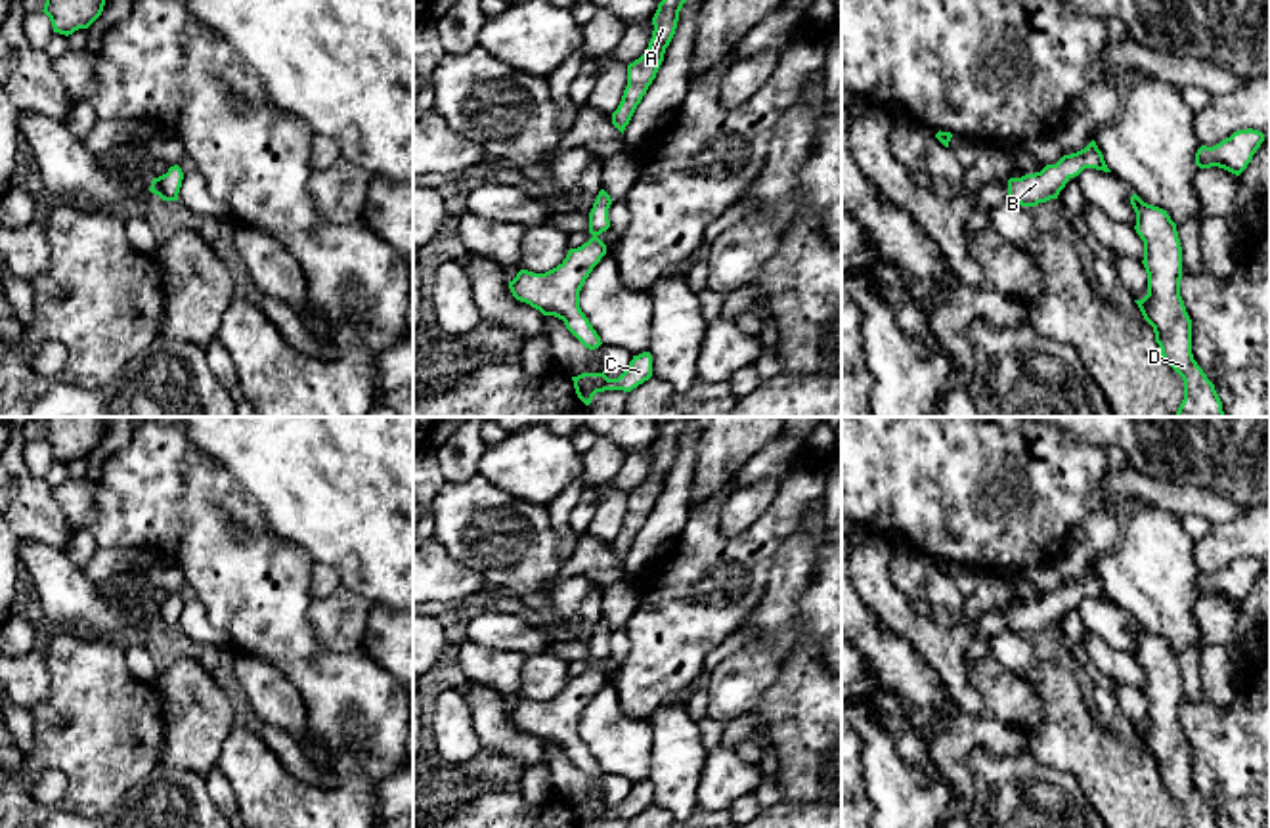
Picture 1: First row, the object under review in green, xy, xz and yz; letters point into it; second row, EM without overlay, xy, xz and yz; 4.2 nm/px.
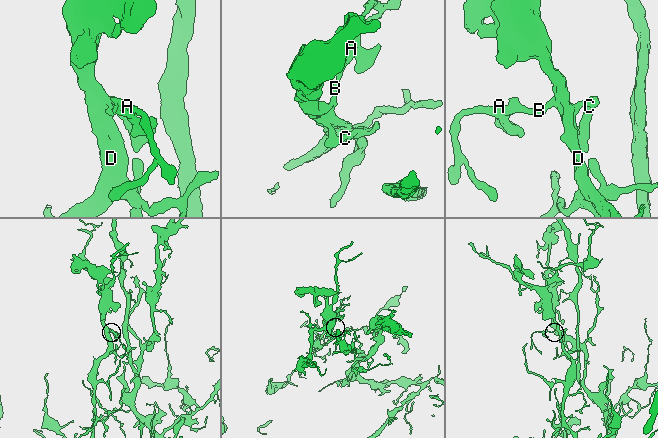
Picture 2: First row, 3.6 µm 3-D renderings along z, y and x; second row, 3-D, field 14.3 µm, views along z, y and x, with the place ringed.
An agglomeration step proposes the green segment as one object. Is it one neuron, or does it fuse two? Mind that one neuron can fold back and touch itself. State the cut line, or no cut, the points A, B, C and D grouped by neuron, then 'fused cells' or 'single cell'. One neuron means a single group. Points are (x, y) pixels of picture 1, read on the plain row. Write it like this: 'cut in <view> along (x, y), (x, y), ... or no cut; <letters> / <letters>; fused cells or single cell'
no cut; A B C D; single cell

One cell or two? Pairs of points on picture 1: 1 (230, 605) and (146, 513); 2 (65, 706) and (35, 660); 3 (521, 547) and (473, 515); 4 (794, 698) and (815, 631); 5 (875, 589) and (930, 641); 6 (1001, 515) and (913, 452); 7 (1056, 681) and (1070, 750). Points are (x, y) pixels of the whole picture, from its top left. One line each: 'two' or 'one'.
1: one
2: two
3: one
4: two
5: one
6: one
7: one

